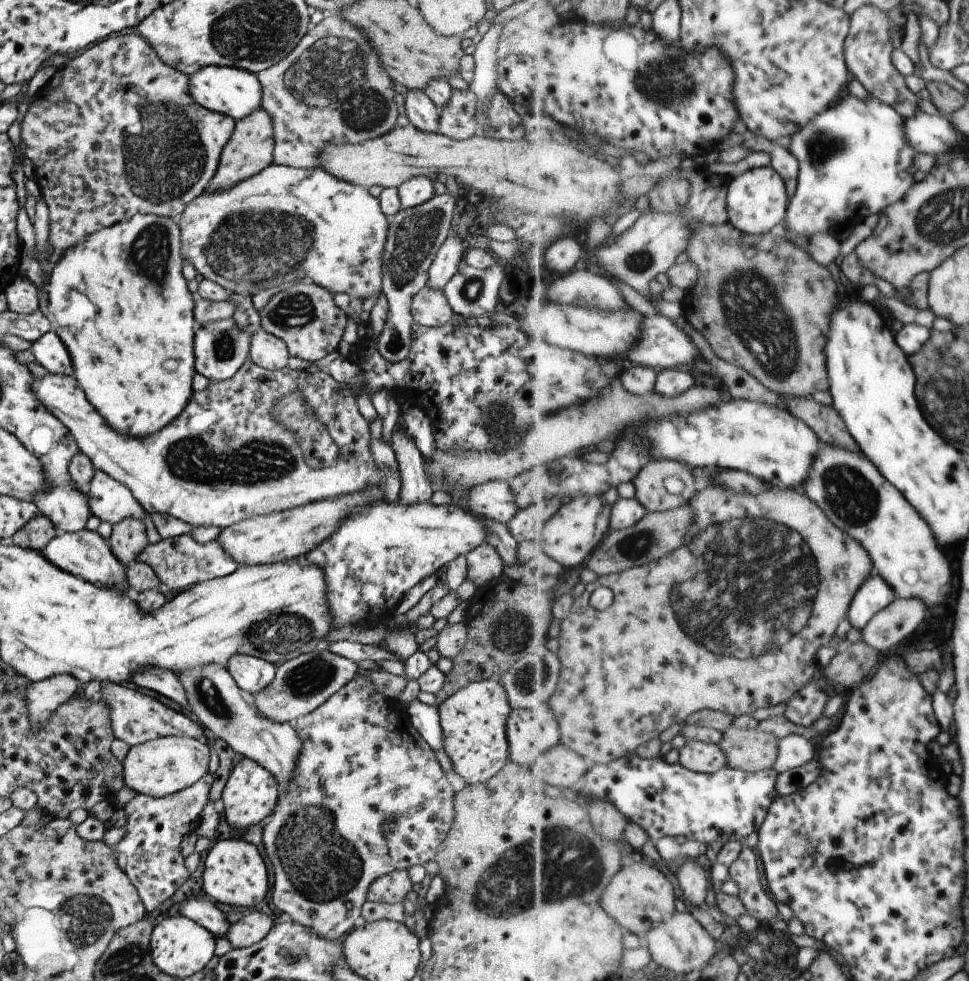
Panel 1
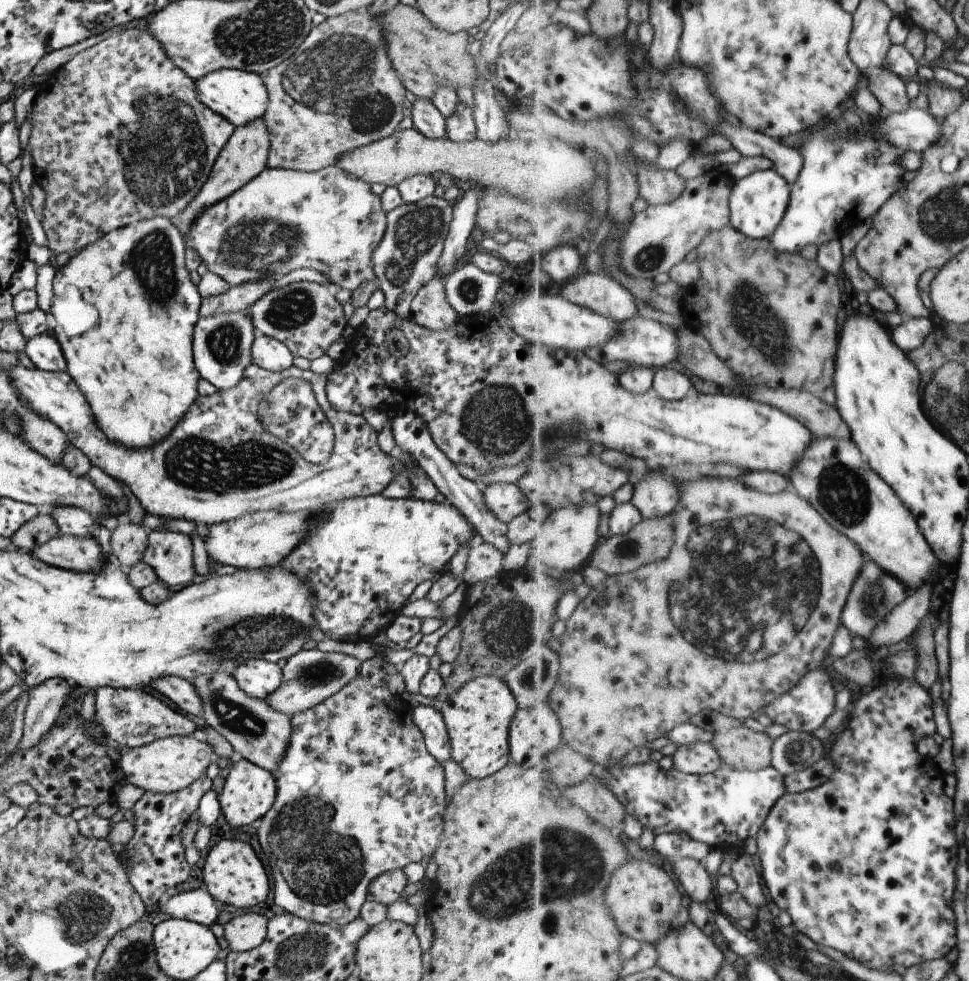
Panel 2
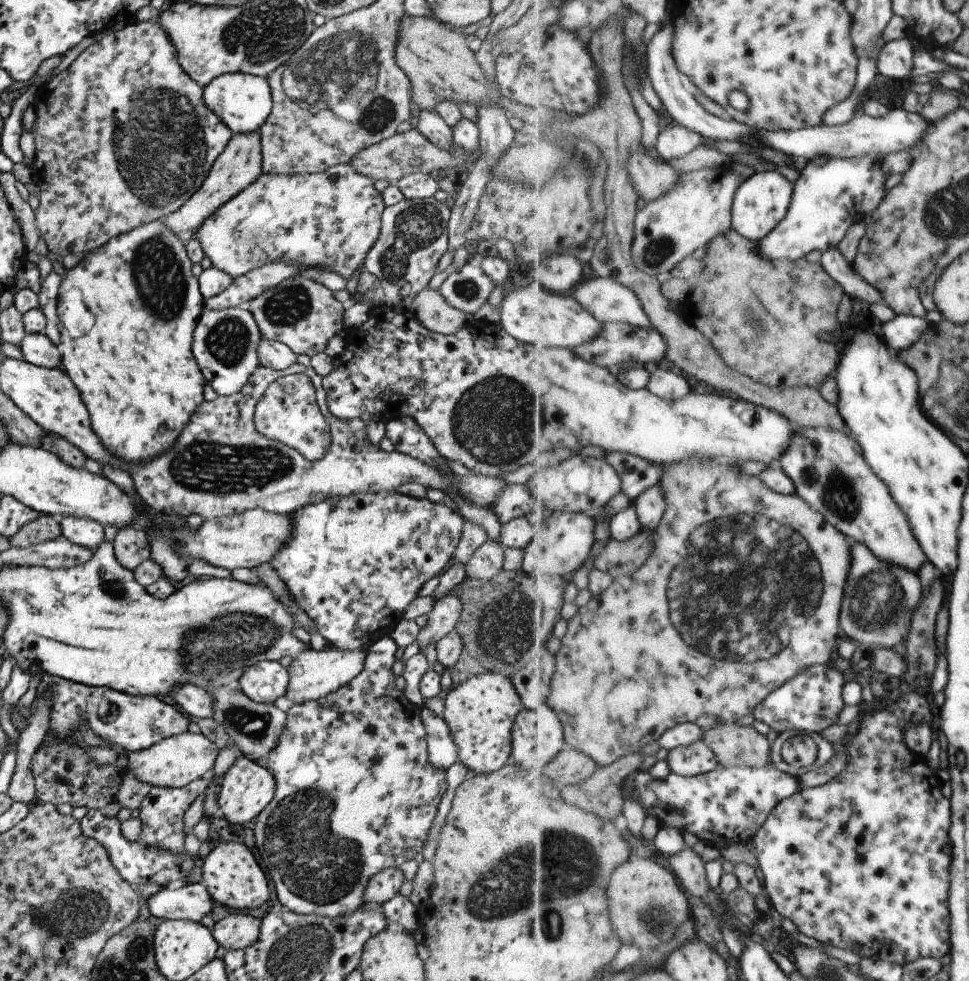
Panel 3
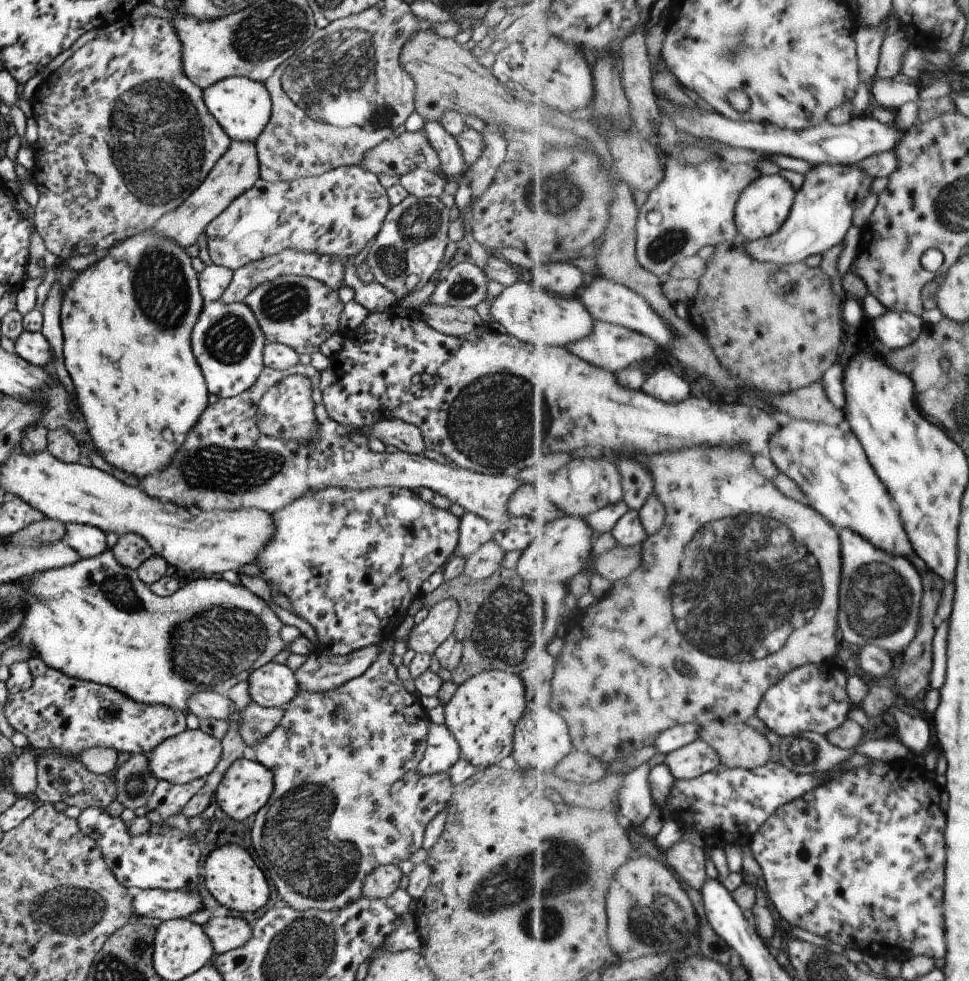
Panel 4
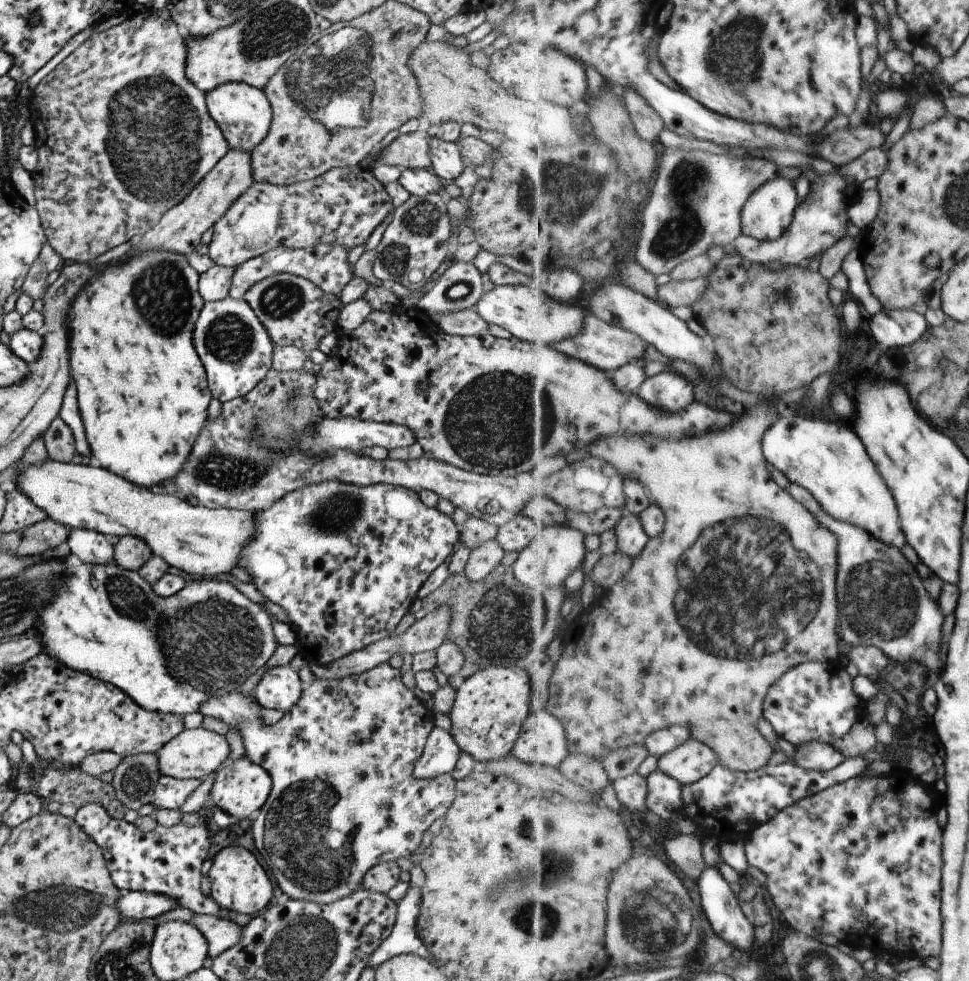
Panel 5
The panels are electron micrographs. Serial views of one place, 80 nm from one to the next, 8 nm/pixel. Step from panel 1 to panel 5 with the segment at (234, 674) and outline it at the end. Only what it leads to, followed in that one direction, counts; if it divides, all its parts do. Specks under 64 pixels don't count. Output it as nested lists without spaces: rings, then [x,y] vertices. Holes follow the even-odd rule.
[[[289,665],[267,669],[259,679],[252,695],[259,706],[286,713],[298,701],[304,687],[297,672]]]

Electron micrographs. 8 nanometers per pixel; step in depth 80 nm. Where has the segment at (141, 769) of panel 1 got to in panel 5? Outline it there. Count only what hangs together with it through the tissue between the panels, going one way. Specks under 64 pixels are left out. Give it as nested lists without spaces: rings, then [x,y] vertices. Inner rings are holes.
[[[203,727],[183,729],[177,736],[165,742],[159,750],[154,752],[160,775],[174,779],[203,780],[213,771],[221,768],[221,762],[227,758],[229,748],[223,735],[215,734]]]

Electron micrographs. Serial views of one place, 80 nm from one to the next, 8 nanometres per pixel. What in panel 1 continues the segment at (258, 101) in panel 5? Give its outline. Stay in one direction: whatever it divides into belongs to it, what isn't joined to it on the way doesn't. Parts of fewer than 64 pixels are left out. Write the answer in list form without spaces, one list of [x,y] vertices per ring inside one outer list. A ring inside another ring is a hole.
[[[207,65],[188,76],[188,93],[199,107],[223,113],[233,120],[246,117],[260,106],[261,87],[253,73],[235,67]]]

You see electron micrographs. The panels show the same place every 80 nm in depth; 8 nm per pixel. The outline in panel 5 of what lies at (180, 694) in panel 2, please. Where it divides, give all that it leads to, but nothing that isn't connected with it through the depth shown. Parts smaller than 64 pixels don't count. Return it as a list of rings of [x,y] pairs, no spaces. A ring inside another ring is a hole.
[[[387,661],[361,674],[345,677],[340,681],[314,680],[309,682],[304,685],[298,701],[286,713],[283,713],[279,722],[271,726],[262,724],[258,715],[258,708],[259,704],[254,700],[253,695],[245,698],[239,693],[231,692],[220,697],[204,700],[198,706],[196,712],[199,712],[203,717],[224,722],[228,728],[236,726],[242,737],[245,756],[253,764],[266,770],[271,779],[270,793],[267,800],[251,817],[251,830],[255,850],[259,852],[261,860],[267,864],[265,868],[275,878],[283,898],[289,898],[292,901],[307,901],[323,906],[349,896],[360,888],[362,876],[366,870],[369,870],[369,867],[385,861],[399,860],[403,856],[410,856],[421,842],[423,832],[429,828],[435,818],[444,816],[449,805],[453,802],[454,786],[457,782],[453,780],[450,773],[443,773],[430,779],[416,779],[412,775],[415,761],[420,757],[427,735],[434,726],[433,712],[401,683],[400,670],[391,667]]]

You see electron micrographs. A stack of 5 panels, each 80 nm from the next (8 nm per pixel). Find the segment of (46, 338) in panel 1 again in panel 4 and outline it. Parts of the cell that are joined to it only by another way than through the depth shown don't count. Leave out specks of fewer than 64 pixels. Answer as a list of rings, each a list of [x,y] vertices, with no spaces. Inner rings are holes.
[[[21,331],[14,340],[14,350],[18,357],[32,365],[44,367],[52,360],[52,349],[40,331]]]

